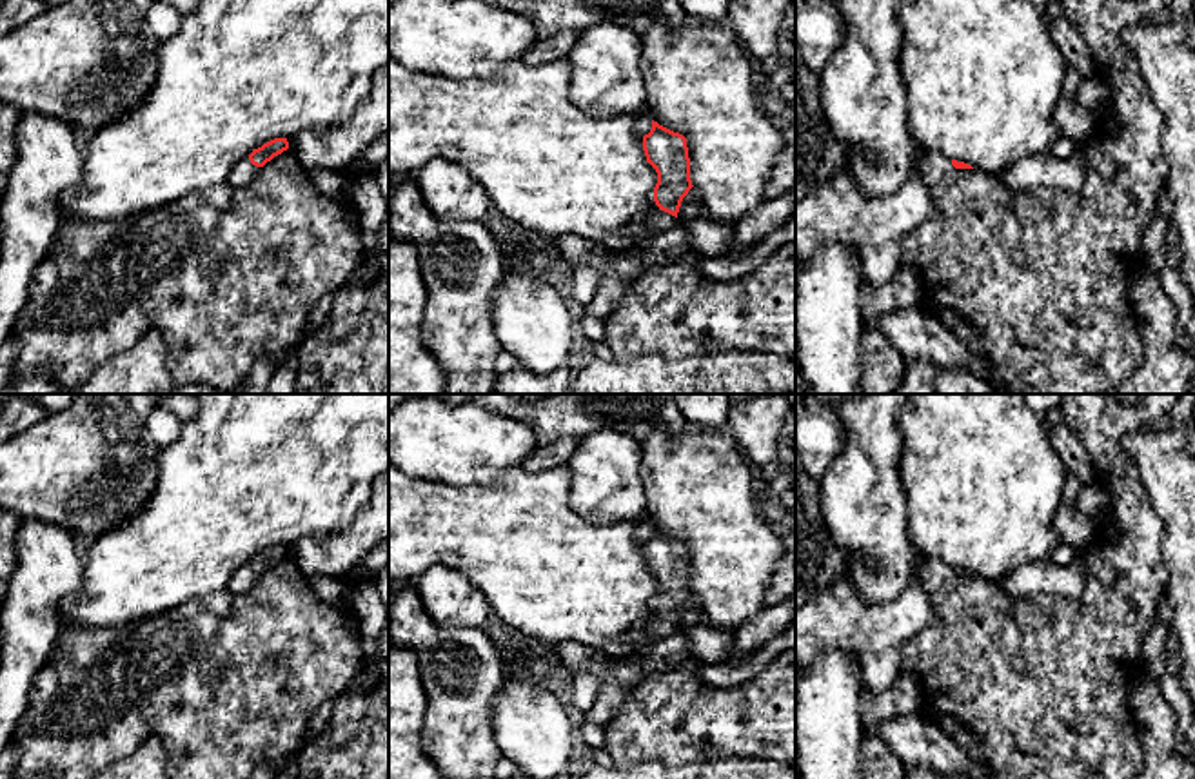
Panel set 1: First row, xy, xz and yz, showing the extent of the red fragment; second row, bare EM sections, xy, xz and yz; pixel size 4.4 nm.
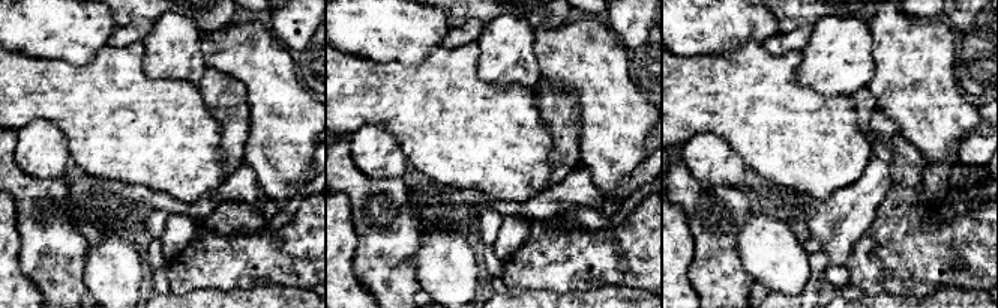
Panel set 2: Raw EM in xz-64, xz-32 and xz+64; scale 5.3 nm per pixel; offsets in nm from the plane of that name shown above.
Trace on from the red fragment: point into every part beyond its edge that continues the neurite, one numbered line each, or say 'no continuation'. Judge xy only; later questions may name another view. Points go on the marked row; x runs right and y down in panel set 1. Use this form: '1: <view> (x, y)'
1: xy (242, 173)

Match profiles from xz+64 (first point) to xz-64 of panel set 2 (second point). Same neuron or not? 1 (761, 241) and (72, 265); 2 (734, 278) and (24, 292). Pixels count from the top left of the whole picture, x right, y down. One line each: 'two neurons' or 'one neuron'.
1: two neurons
2: two neurons

